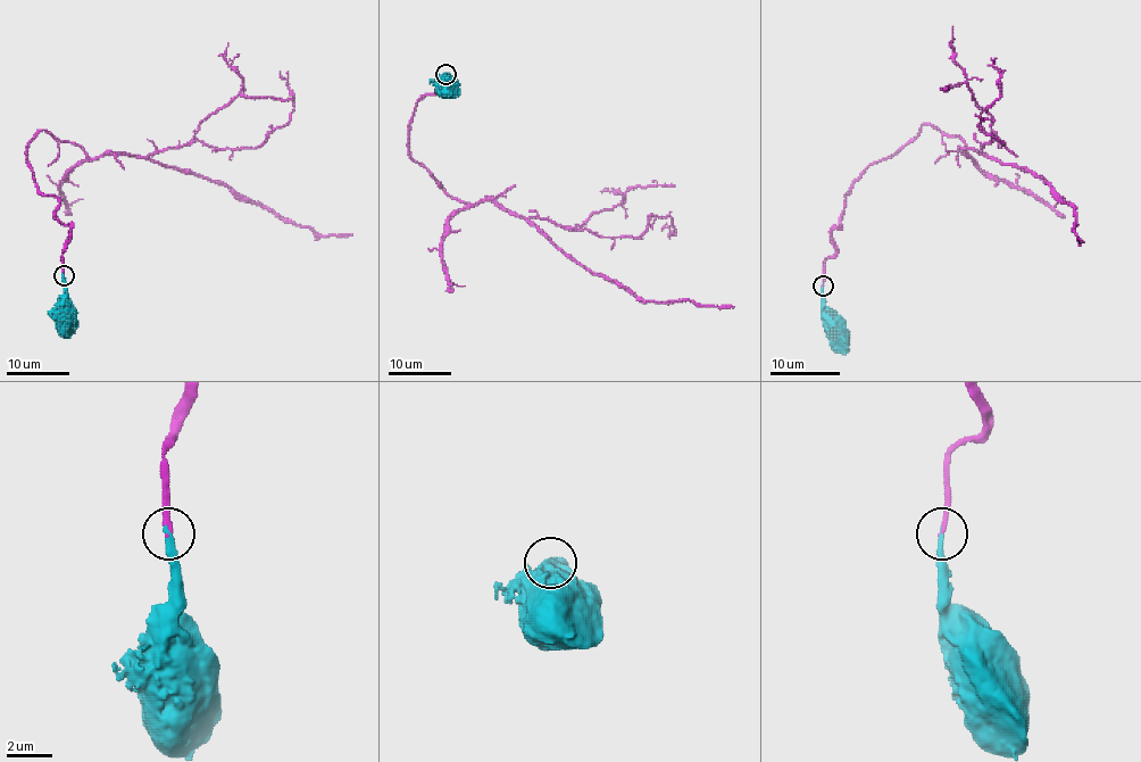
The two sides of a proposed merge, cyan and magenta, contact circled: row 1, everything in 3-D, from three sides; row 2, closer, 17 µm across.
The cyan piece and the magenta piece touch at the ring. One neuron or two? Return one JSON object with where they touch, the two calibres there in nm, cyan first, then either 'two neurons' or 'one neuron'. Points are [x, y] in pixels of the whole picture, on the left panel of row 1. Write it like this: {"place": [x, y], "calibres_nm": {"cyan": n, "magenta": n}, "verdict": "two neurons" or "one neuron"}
{"place": [64, 275], "calibres_nm": {"cyan": 300, "magenta": 220}, "verdict": "one neuron"}

